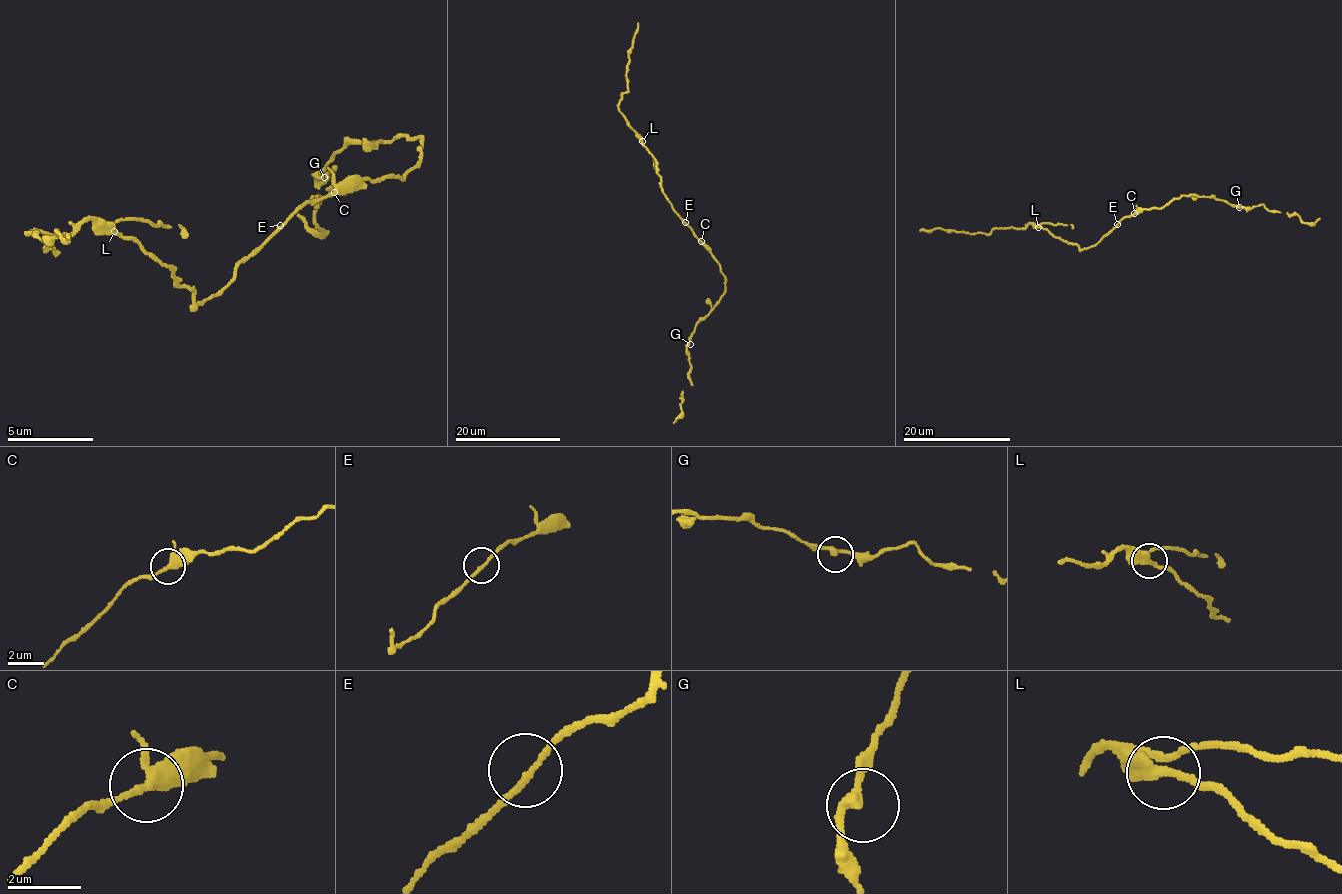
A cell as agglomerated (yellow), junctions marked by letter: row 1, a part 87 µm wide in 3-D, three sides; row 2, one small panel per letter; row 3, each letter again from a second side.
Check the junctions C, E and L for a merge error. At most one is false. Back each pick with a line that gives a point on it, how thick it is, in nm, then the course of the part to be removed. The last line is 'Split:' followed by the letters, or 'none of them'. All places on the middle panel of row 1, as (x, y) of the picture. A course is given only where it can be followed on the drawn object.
Split: none of them

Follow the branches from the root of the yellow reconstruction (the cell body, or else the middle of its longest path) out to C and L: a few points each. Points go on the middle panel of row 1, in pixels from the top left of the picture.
C: (685, 224), (701, 241)
L: (685, 224), (664, 193), (656, 162), (642, 141)

